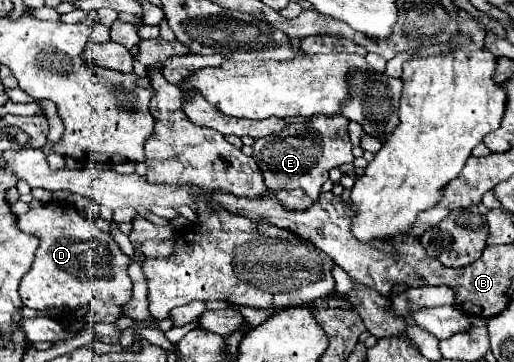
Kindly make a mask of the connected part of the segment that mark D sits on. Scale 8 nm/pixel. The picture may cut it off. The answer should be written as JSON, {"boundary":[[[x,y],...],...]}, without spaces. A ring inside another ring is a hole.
{"boundary":[[[48,202],[30,208],[26,214],[16,218],[16,226],[18,230],[40,238],[40,248],[36,250],[34,264],[20,284],[22,302],[28,308],[56,308],[60,320],[72,320],[80,310],[88,308],[94,298],[116,306],[130,302],[134,286],[128,276],[130,260],[122,254],[108,232],[102,232],[74,206],[66,202]]]}

